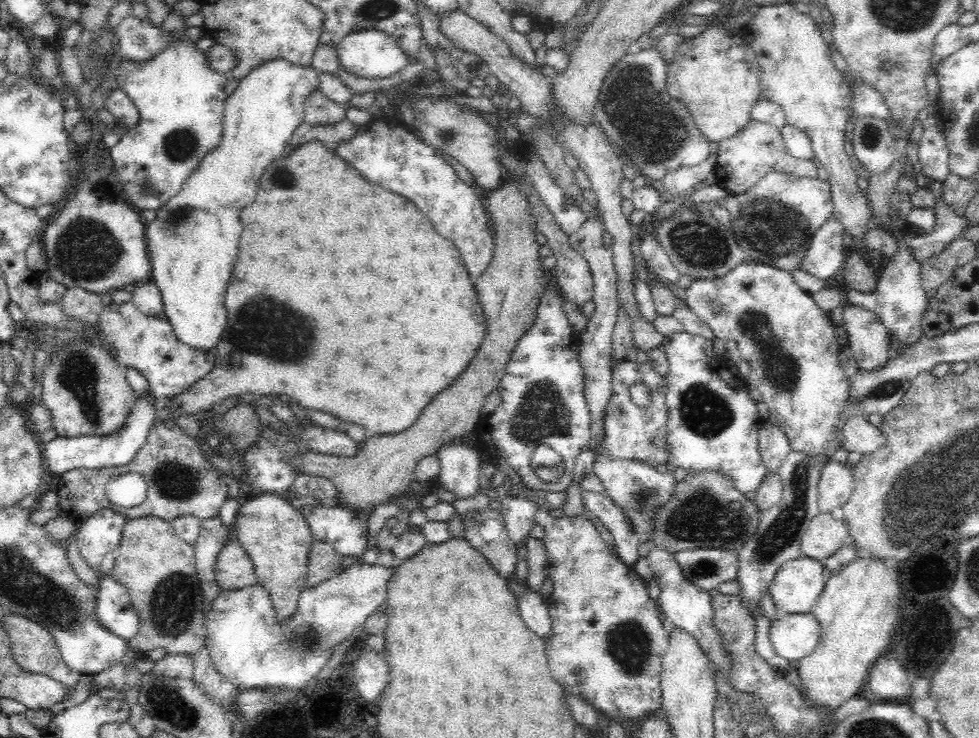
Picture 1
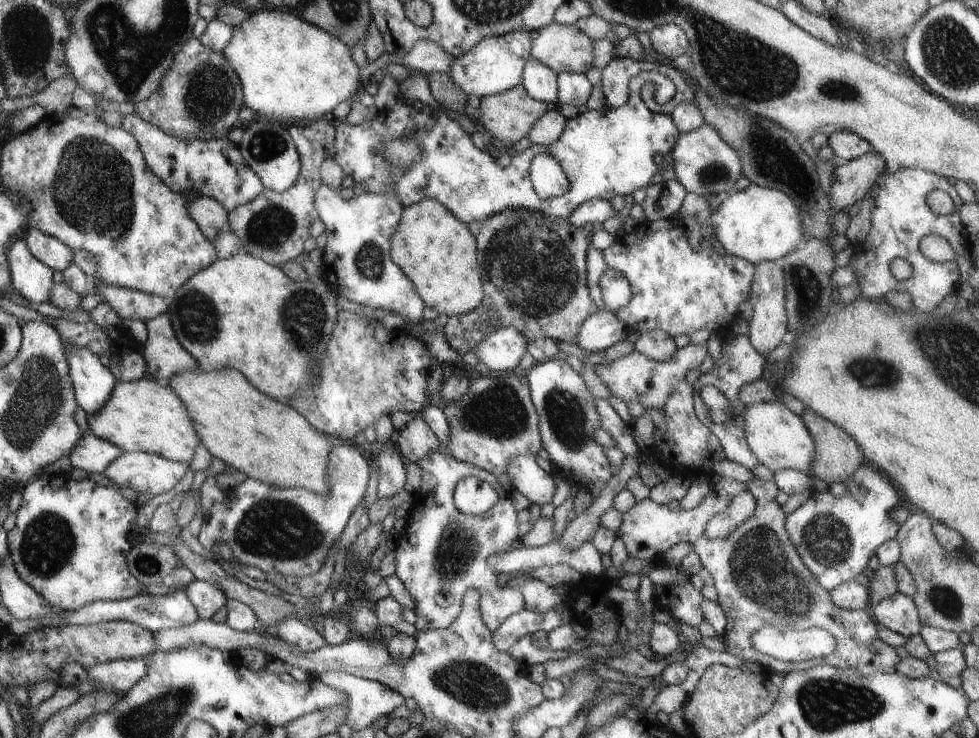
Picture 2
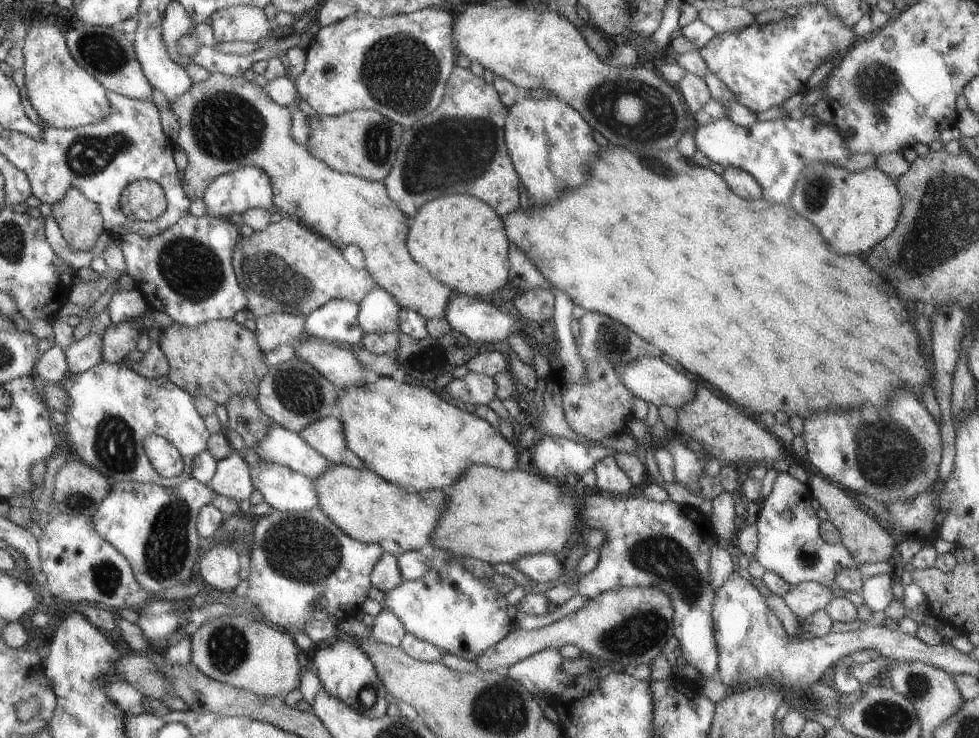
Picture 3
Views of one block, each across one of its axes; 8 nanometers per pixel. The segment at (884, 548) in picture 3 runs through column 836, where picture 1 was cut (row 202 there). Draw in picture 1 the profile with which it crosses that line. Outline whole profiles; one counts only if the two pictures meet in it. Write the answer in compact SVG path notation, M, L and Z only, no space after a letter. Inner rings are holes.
M504 182L504 186L492 192L484 204L494 230L494 254L488 270L474 284L486 318L486 336L480 344L480 352L472 358L458 380L442 390L442 394L436 396L436 400L432 400L432 404L428 404L418 420L404 432L374 436L366 440L360 452L352 458L324 456L308 450L308 454L296 454L292 460L294 470L298 470L302 476L310 474L330 480L338 490L338 506L348 508L366 524L378 504L390 504L392 498L402 496L410 488L414 482L414 470L422 458L436 456L440 446L454 440L464 440L480 430L478 420L486 398L492 394L492 390L498 390L520 338L536 320L538 302L544 294L546 270L542 268L542 254L536 242L538 230L532 204L526 200L516 182Z

